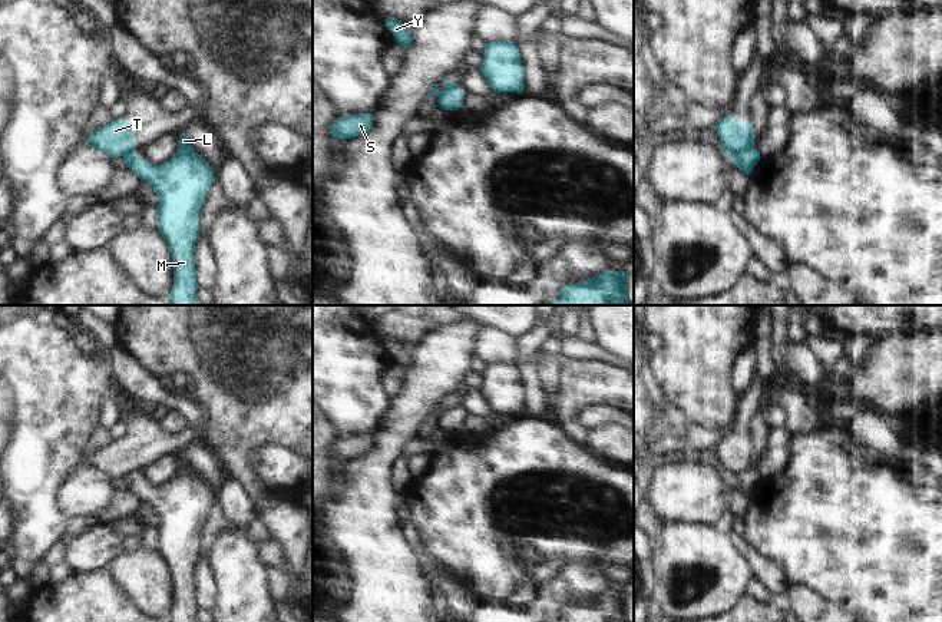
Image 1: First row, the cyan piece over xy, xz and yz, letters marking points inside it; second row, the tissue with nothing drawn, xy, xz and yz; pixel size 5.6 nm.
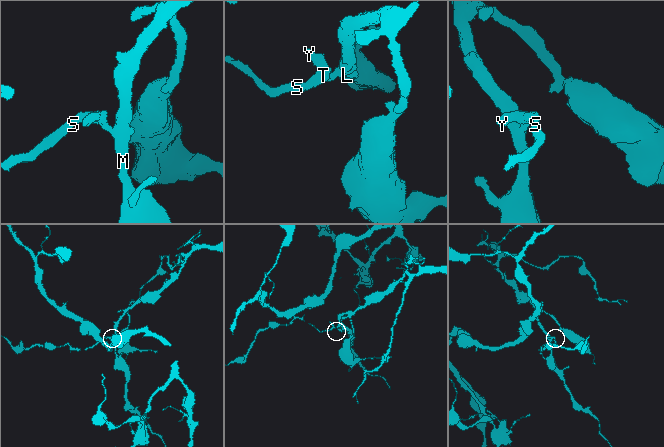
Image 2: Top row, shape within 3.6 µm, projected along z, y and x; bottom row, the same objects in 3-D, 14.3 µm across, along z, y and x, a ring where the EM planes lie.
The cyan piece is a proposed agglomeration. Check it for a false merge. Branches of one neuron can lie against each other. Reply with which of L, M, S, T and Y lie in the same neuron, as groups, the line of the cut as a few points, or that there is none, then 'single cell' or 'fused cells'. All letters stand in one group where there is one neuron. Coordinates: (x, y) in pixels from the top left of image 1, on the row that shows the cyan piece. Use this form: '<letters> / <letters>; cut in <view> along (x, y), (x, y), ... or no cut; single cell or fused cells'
L M / S T Y; cut in xz along (453, 83), (438, 102); fused cells

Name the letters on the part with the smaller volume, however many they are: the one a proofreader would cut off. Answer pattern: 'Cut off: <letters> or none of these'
Cut off: S, T, Y

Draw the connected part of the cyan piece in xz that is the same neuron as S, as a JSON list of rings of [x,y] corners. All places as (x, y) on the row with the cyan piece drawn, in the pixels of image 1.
[[[354,113],[336,119],[330,126],[330,133],[333,138],[350,139],[368,132],[371,128],[371,113]]]

